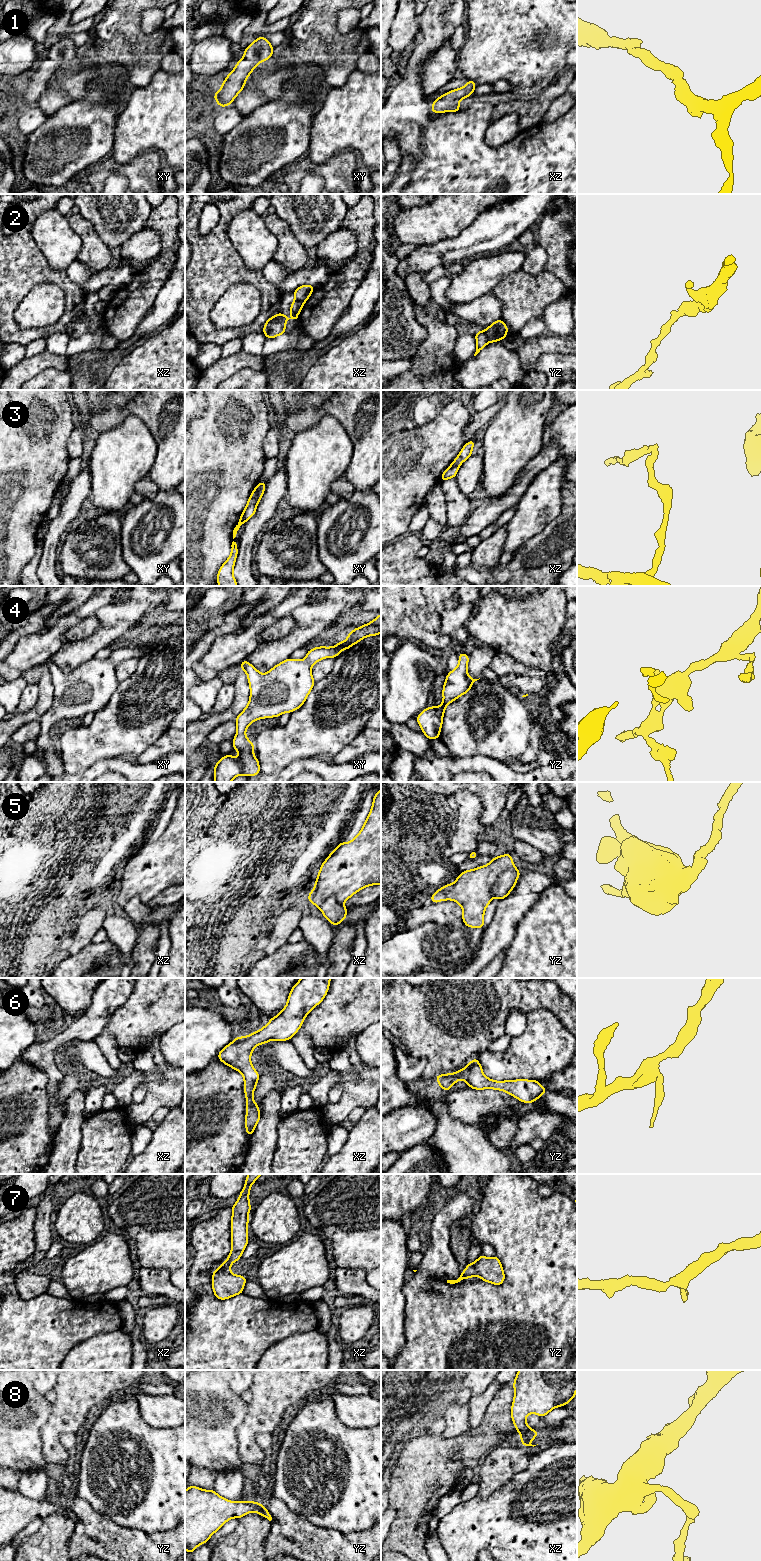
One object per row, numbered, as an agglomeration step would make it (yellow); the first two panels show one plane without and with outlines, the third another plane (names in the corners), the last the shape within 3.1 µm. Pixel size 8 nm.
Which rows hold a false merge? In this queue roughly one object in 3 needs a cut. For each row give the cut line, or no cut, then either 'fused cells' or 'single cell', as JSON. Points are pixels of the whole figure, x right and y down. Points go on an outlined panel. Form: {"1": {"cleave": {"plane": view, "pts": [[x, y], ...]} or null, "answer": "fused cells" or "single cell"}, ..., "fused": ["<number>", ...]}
{"1": {"cleave": null, "answer": "single cell"}, "2": {"cleave": {"plane": "yz", "pts": [[484, 330], [489, 341]]}, "answer": "fused cells"}, "3": {"cleave": {"plane": "xy", "pts": [[261, 481], [257, 487], [256, 504]]}, "answer": "fused cells"}, "4": {"cleave": null, "answer": "single cell"}, "5": {"cleave": {"plane": "yz", "pts": [[513, 865], [499, 875], [492, 895]]}, "answer": "fused cells"}, "6": {"cleave": null, "answer": "single cell"}, "7": {"cleave": null, "answer": "single cell"}, "8": {"cleave": null, "answer": "single cell"}, "fused": ["2", "3", "5"]}

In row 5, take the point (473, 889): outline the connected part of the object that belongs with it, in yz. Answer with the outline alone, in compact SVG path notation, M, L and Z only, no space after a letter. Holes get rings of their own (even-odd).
M510 853L502 856L496 856L485 866L481 866L472 870L465 870L460 873L454 883L447 884L430 896L432 903L438 903L444 900L453 900L457 902L462 910L462 921L466 927L483 928L484 912L486 907L492 901L493 888L499 875L514 866L514 862Z

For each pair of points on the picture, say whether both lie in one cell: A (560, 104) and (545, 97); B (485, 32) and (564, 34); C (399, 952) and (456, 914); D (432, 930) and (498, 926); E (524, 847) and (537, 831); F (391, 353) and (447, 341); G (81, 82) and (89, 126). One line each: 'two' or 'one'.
A: two
B: one
C: two
D: two
E: two
F: two
G: two

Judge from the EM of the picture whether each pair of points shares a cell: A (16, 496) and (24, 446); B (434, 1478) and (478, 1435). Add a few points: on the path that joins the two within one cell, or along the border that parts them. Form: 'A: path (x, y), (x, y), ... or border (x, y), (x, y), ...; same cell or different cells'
A: path (16, 484), (16, 465), (22, 458); same cell
B: path (441, 1466), (452, 1455), (461, 1452), (466, 1447); same cell

